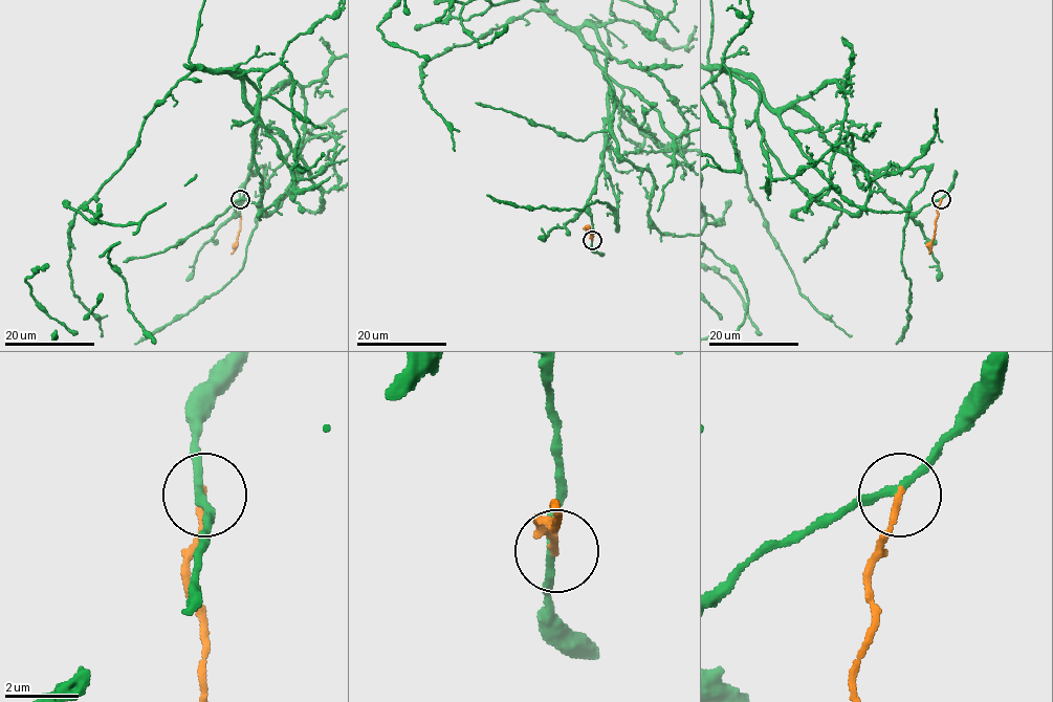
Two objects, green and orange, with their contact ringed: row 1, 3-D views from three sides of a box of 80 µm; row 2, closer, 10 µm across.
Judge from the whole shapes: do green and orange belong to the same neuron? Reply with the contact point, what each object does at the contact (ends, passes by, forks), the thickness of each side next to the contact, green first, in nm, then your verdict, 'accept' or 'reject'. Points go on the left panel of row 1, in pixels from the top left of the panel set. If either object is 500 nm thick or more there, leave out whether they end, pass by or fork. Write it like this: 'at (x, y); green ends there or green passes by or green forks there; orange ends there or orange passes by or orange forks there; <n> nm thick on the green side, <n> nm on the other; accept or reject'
at (240, 199); green passes by; orange ends there; 200 nm thick on the green side, 180 nm on the other; reject

